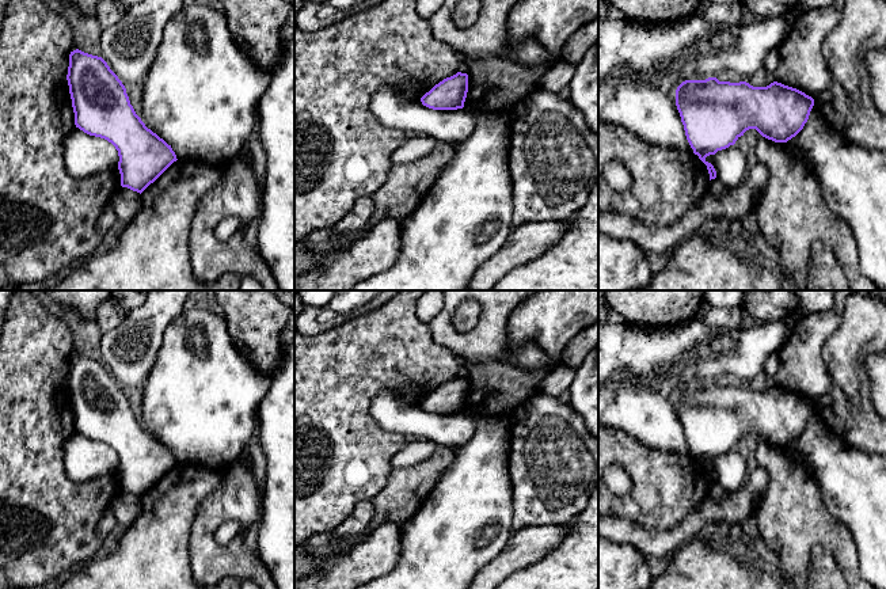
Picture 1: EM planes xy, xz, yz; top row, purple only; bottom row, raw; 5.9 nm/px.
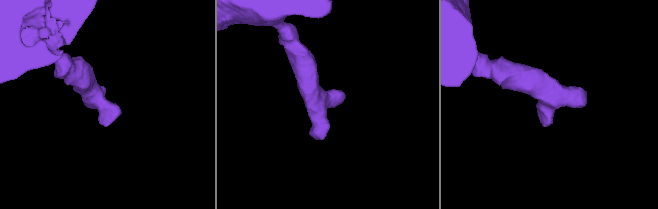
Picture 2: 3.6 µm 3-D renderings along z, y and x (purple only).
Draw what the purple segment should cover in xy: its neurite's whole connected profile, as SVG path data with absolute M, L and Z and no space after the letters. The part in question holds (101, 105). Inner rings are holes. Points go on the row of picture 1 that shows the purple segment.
M79 49L71 52L66 80L76 128L90 136L104 138L115 147L122 187L141 194L178 160L171 145L148 129L136 114L125 86L102 57Z

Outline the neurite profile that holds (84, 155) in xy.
M75 128L64 141L64 162L75 178L87 178L118 167L115 147L104 138Z

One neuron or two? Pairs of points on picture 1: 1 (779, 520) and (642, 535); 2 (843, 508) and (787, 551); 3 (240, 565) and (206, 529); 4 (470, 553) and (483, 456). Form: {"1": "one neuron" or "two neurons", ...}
{"1": "two neurons", "2": "two neurons", "3": "one neuron", "4": "one neuron"}

